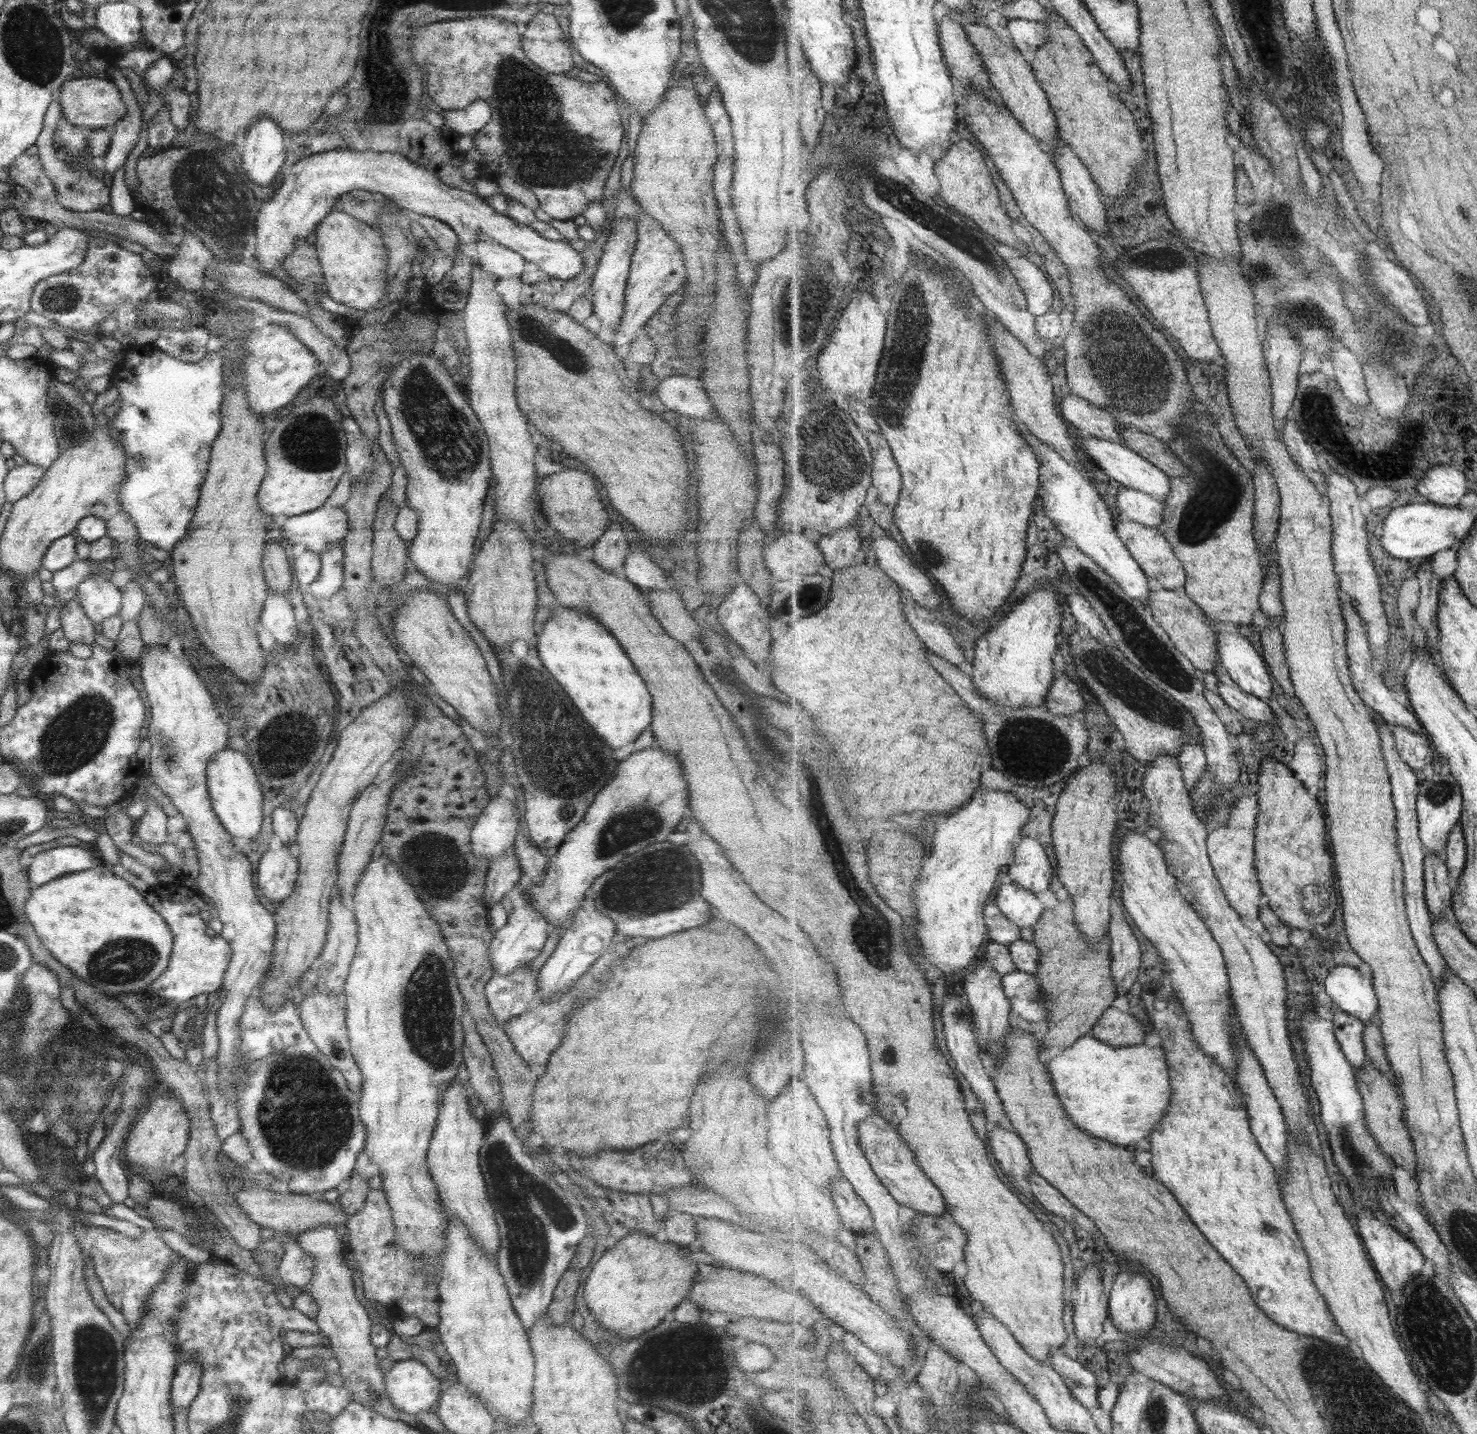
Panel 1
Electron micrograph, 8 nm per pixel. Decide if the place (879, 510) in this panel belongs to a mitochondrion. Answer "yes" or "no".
no

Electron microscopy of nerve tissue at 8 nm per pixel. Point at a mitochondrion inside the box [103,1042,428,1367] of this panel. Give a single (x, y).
(305, 1121)

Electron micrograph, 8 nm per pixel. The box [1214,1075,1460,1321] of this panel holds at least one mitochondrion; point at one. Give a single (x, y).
(1359, 1164)

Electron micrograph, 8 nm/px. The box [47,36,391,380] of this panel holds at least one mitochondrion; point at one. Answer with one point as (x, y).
(201, 185)

